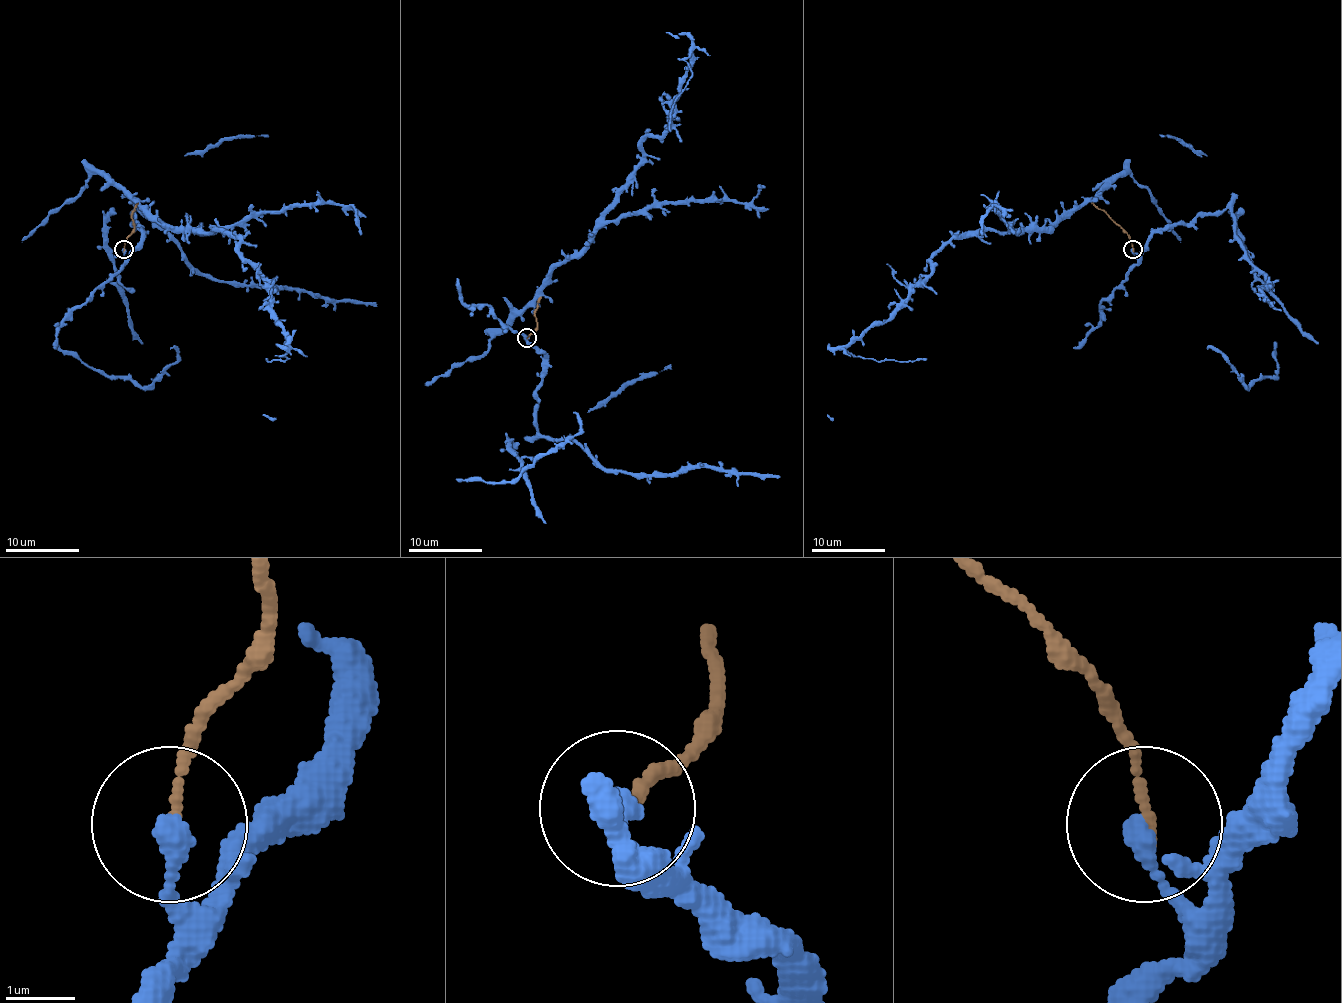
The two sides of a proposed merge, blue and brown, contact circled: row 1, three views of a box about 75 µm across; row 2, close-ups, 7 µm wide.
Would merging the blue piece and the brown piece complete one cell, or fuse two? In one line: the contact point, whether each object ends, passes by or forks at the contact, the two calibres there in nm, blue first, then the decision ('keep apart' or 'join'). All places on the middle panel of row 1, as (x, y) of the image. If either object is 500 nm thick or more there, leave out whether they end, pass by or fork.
(526, 338) | blue ends | brown ends | 320/130 nm | keep apart

